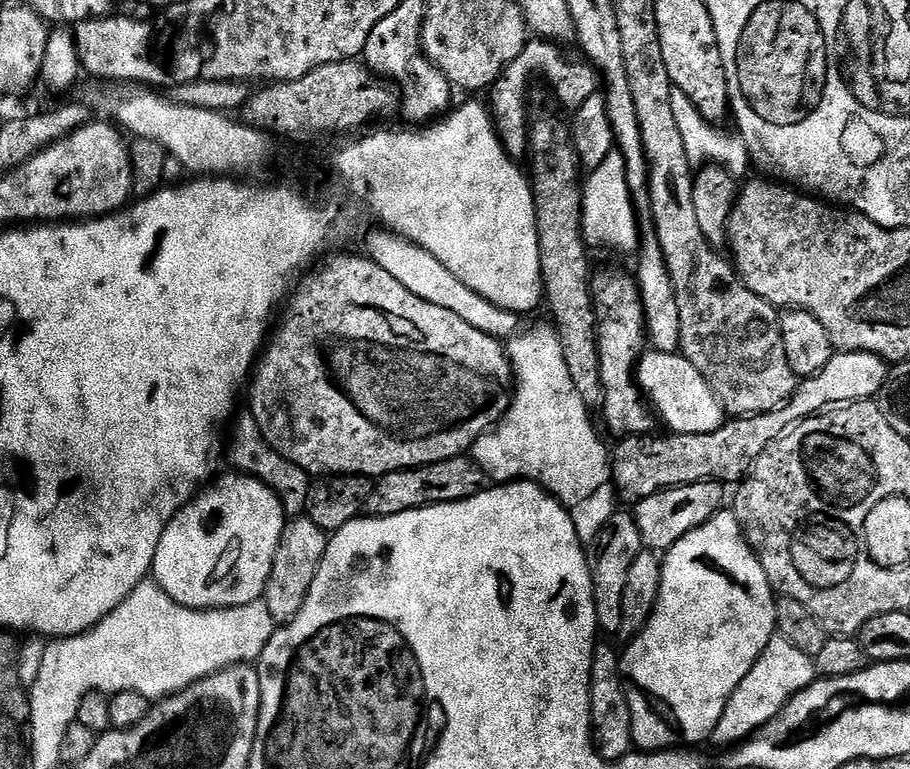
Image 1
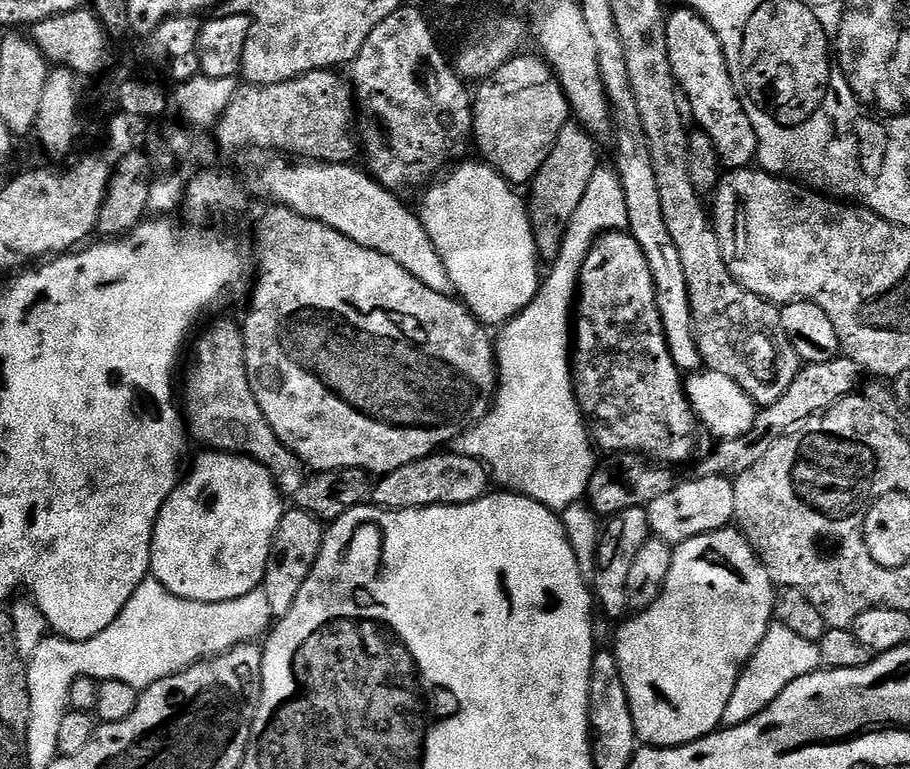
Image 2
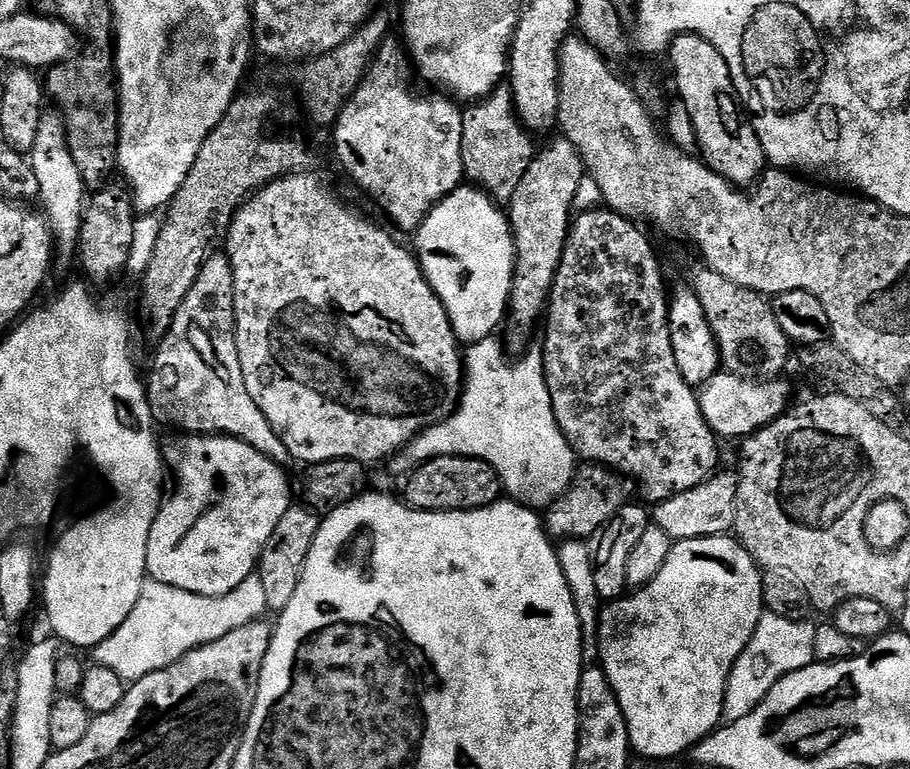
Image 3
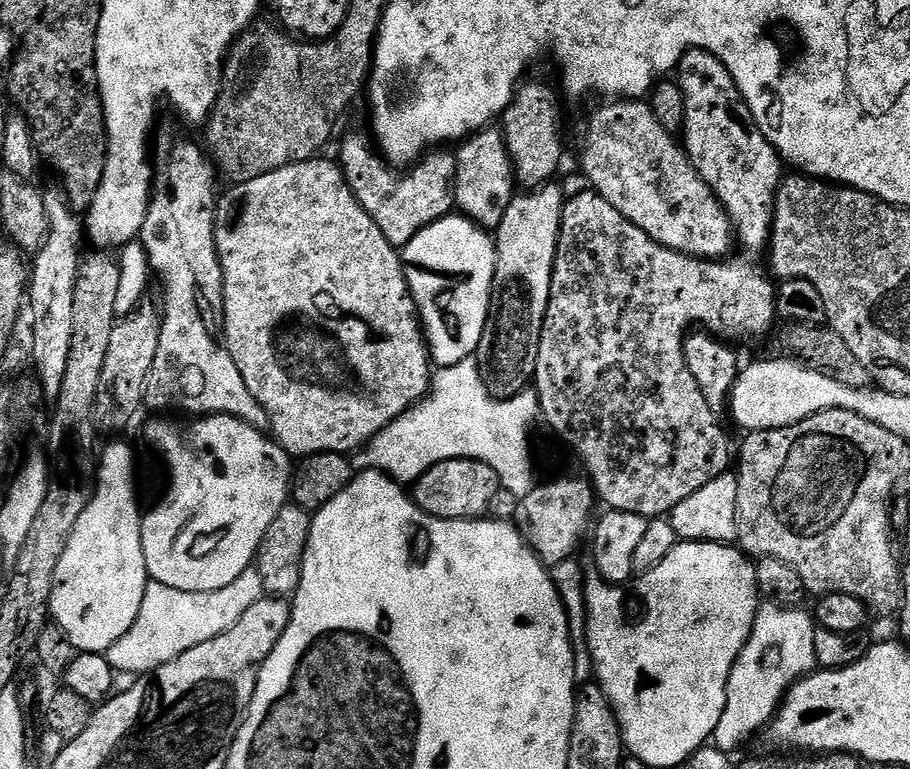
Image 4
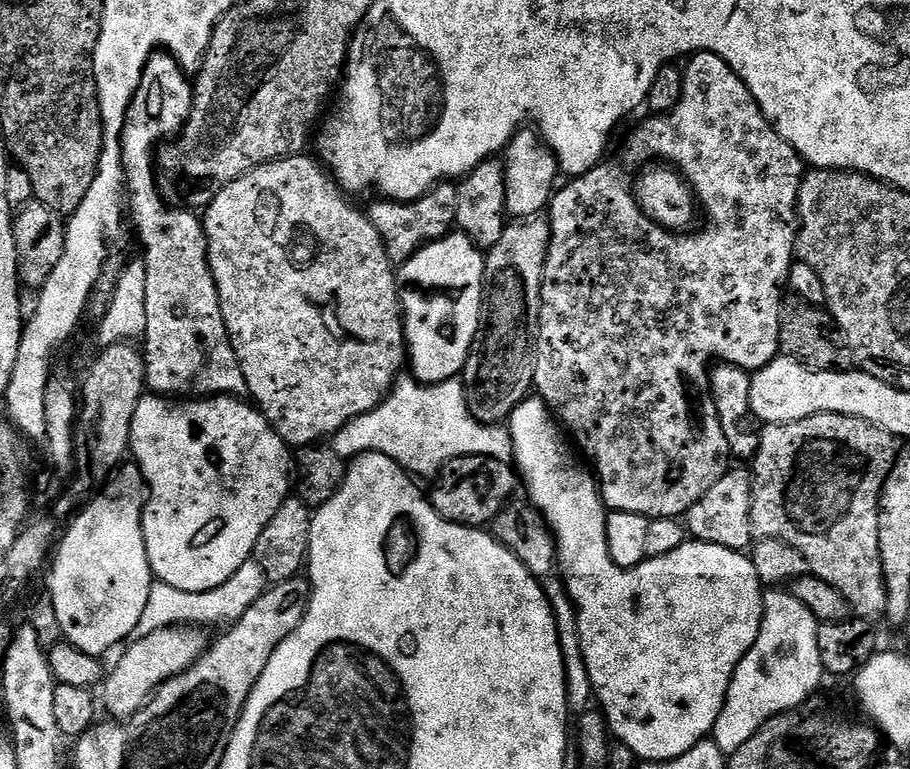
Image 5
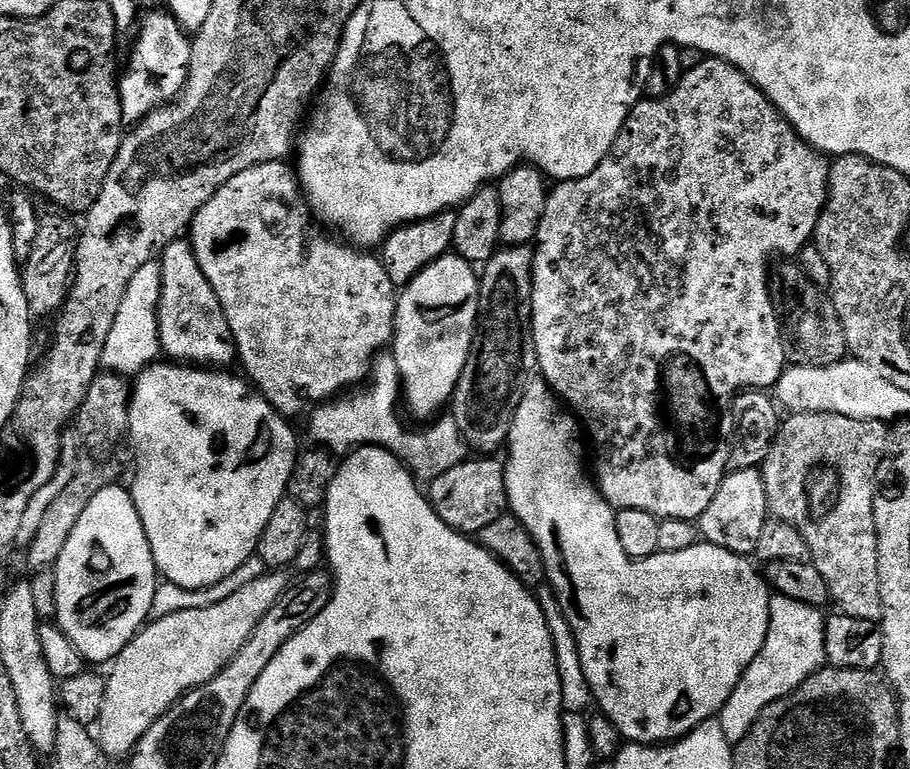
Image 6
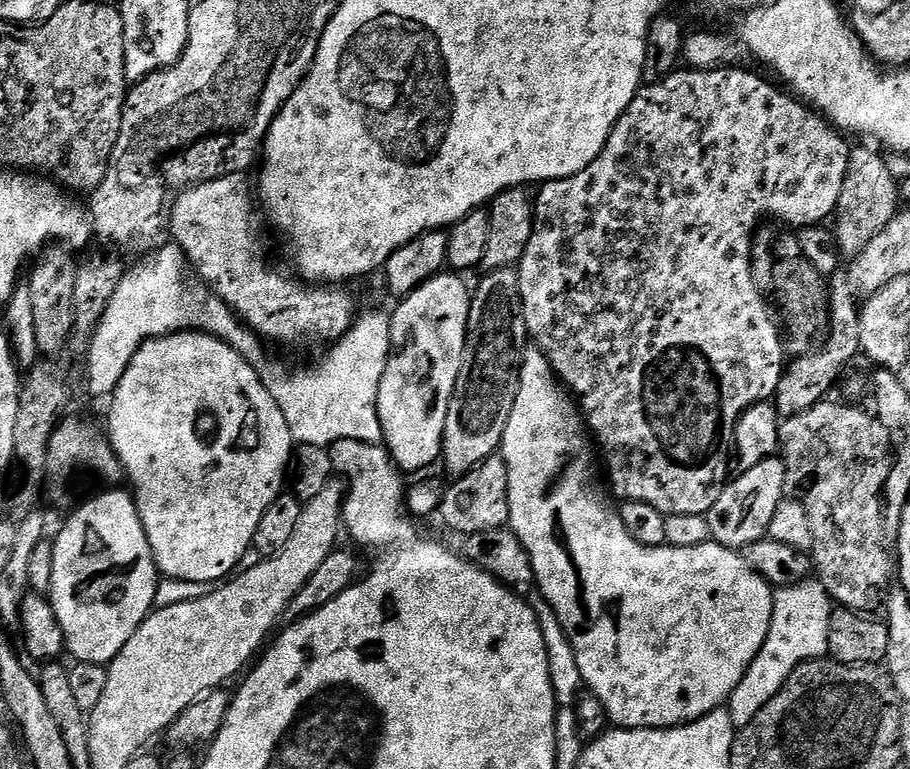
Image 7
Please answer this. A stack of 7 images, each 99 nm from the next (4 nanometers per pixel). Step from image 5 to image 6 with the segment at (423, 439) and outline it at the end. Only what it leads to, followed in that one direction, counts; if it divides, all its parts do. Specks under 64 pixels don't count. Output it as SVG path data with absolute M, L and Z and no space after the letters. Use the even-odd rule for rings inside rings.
M380 354L370 365L370 375L366 386L359 390L349 391L339 398L333 398L311 409L312 417L308 420L308 432L313 436L319 447L333 454L347 454L361 446L375 446L384 448L404 461L409 472L416 477L421 485L431 485L434 478L446 474L446 470L454 470L466 458L466 445L460 433L455 430L449 432L428 432L424 436L424 448L404 448L404 424L396 413L396 407L402 404L402 385L400 371L396 365L396 357L392 354Z

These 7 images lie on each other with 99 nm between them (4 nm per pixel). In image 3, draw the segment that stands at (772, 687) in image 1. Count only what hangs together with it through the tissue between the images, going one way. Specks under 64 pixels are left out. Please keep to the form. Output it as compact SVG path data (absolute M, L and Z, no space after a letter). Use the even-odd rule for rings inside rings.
M765 611L742 654L734 662L724 695L724 720L731 722L746 718L770 694L779 680L794 670L802 670L816 660L814 654L814 627L803 620L778 618L778 614Z

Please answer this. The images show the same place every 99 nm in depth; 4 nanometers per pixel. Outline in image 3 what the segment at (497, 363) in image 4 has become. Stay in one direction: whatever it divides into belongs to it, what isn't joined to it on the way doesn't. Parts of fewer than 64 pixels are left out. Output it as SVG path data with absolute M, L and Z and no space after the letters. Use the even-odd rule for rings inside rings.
M557 138L550 141L541 152L539 149L535 153L532 165L526 170L522 182L518 182L518 190L514 190L514 198L506 205L506 215L516 246L512 292L508 296L508 310L502 325L502 344L509 353L520 354L529 347L527 344L532 340L532 331L545 315L552 295L552 284L556 281L556 271L568 241L574 194L585 174L580 151L569 140Z

